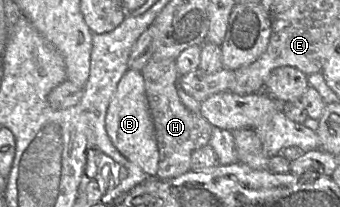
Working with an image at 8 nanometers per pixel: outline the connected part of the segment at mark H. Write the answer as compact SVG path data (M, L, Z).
M150 58L141 73L159 151L156 177L174 178L191 170L191 155L195 150L209 144L213 126L201 114L191 112L181 102L176 89L176 81L180 75L175 60Z

